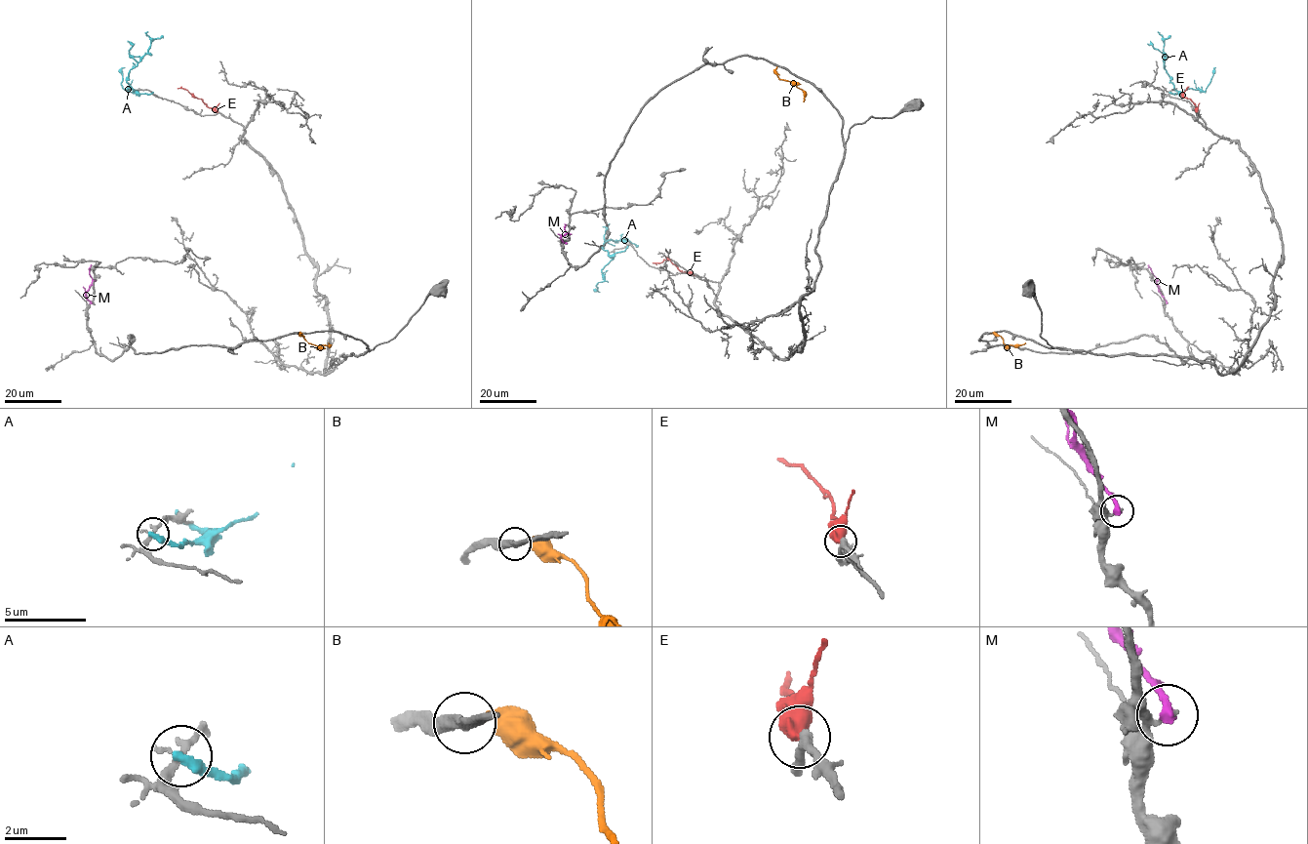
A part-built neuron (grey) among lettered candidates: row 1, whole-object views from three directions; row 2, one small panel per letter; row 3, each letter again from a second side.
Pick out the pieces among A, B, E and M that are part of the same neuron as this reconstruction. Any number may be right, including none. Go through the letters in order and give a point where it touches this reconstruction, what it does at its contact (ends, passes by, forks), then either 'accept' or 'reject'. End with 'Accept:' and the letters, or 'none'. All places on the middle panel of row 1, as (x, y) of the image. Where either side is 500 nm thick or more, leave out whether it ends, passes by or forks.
A: contact (627, 246); it ends; reject
B: contact (776, 66); it ends; accept
E: contact (692, 273); accept
M: contact (566, 243); it ends; reject
Accept: B, E

